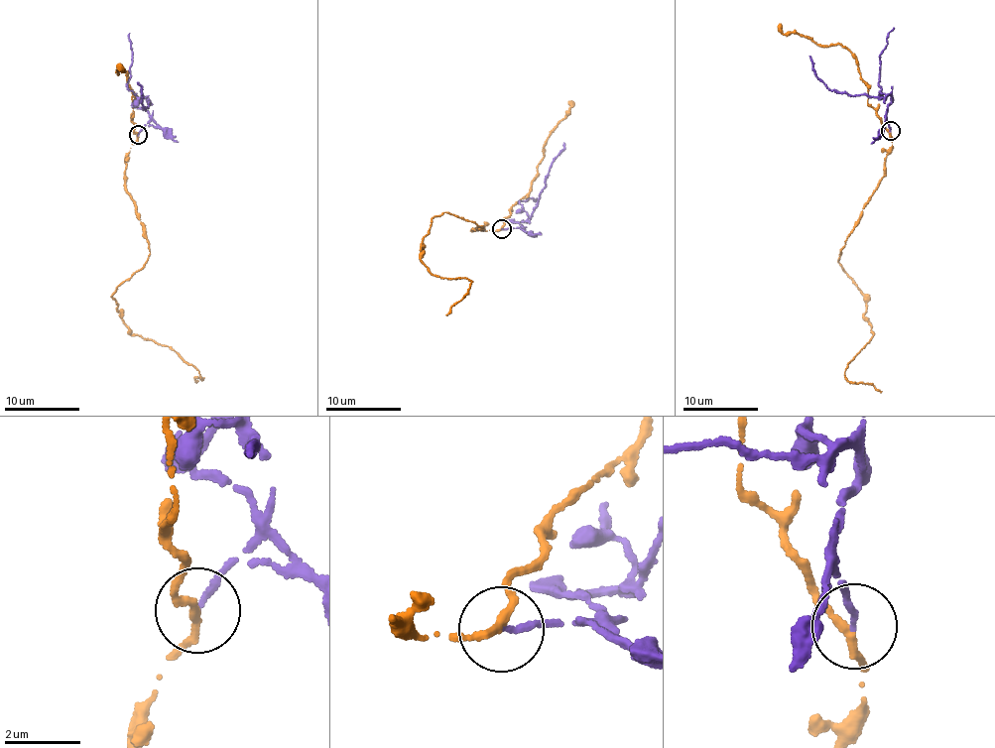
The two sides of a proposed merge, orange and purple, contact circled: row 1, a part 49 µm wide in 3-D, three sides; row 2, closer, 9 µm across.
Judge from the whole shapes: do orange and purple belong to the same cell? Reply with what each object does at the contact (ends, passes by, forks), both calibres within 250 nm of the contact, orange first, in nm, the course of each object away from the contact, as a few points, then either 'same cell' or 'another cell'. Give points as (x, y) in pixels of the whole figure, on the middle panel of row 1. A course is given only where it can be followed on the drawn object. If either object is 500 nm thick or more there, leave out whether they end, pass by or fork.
orange passes by; purple ends there; 190 nm thick on the orange side, 130 nm on the other; orange runs (502, 230), (472, 230), (482, 227), (446, 212), (435, 215), (421, 259), (431, 273), (471, 283), (445, 314); purple runs (502, 230), (519, 227), (522, 225), (515, 223), (532, 214), (548, 172), (563, 142); another cell

